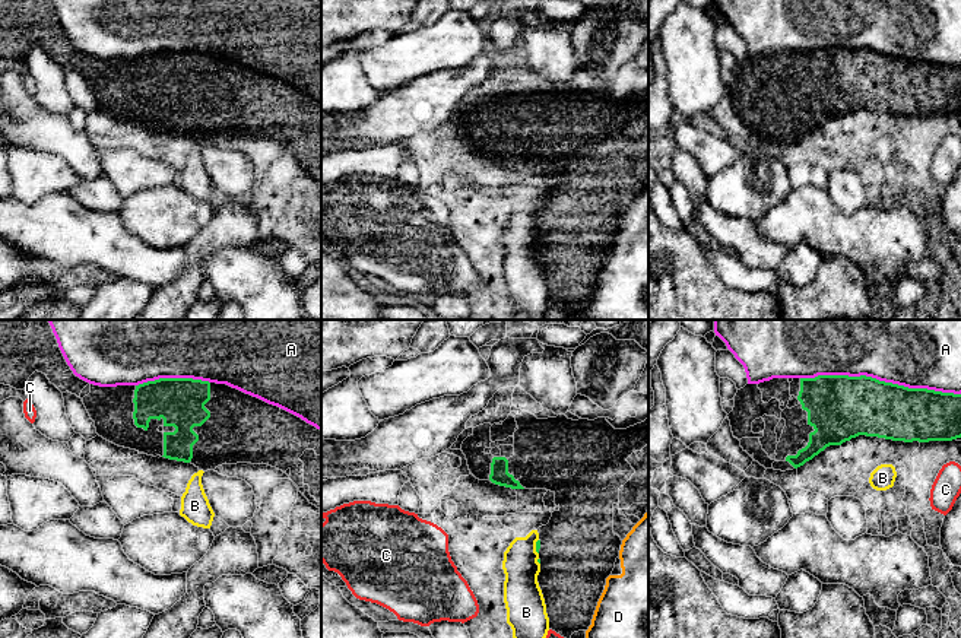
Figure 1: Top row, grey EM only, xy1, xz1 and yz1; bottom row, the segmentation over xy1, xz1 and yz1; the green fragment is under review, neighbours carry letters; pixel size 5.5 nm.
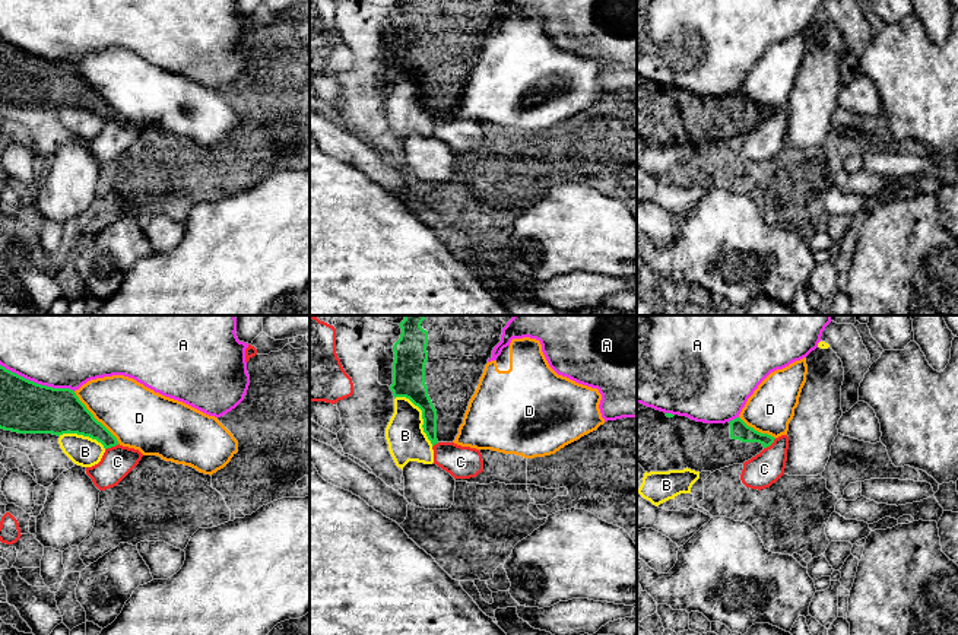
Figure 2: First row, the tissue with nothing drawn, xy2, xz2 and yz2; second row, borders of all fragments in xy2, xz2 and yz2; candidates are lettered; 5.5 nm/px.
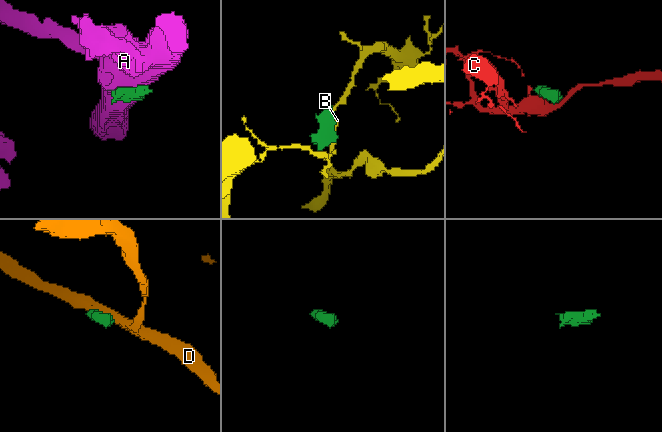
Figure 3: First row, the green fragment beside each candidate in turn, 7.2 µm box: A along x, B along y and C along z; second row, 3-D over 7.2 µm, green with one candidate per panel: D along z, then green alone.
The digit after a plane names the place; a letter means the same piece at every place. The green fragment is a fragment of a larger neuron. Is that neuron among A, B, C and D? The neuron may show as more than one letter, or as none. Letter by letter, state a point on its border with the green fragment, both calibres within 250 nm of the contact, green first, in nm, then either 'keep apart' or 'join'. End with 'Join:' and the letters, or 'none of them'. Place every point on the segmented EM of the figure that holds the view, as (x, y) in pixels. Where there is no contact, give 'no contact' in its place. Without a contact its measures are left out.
A: yz1 (881, 381) | 340/480 nm | keep apart
B: xz2 (422, 416) | 180/220 nm | keep apart
C: xy2 (111, 445) | 160/180 nm | keep apart
D: xy2 (94, 418) | 260/340 nm | keep apart
Join: none of them

